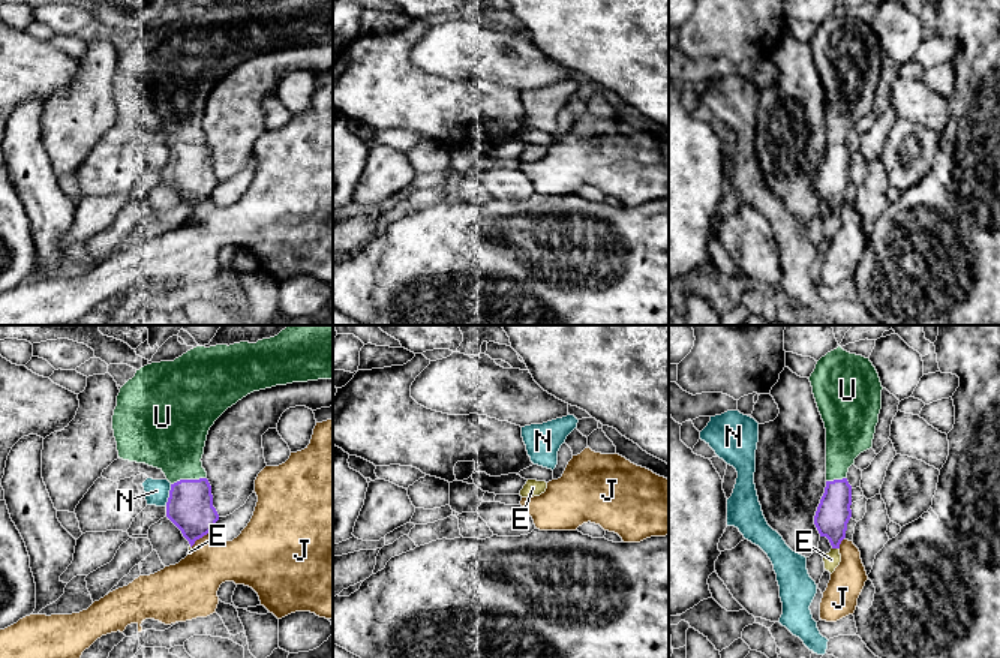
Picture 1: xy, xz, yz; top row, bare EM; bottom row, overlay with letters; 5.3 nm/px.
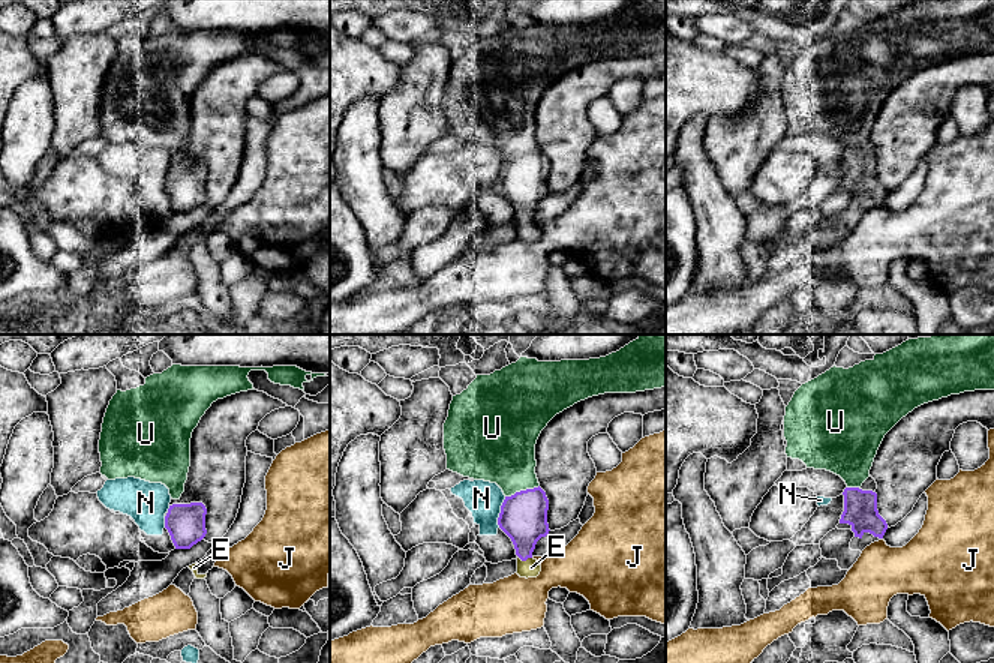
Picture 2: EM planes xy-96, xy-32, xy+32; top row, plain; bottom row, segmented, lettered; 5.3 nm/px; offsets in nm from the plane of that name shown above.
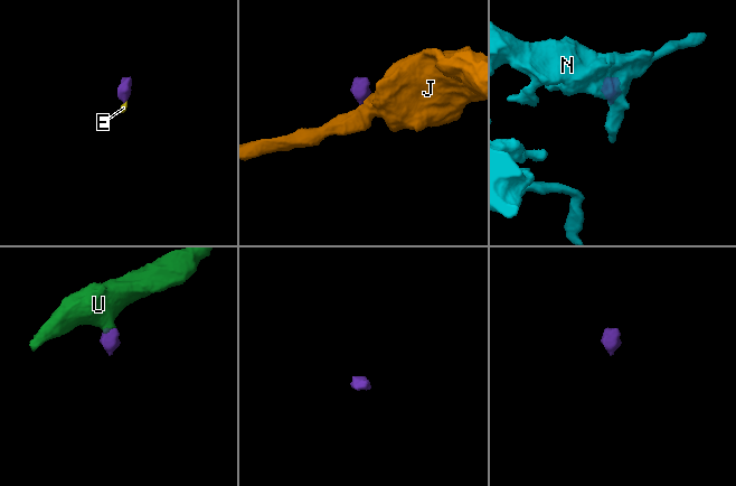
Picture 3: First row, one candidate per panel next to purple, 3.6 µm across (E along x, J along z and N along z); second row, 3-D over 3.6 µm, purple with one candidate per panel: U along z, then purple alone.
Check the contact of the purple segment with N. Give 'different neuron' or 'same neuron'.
different neuron

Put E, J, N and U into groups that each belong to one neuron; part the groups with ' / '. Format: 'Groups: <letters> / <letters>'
Groups: E U / J / N

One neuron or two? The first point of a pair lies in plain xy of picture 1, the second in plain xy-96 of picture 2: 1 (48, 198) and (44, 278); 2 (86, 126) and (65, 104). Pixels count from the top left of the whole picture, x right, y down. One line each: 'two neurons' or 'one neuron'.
1: two neurons
2: one neuron

